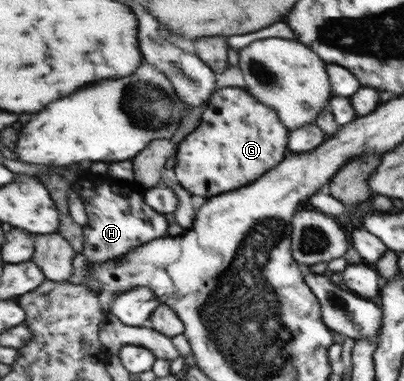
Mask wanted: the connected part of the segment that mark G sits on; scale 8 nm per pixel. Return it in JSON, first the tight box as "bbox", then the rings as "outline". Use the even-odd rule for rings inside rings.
{"bbox":[172,87,290,199],"outline":[[[238,87],[217,89],[218,91],[212,95],[208,109],[202,113],[202,125],[182,141],[176,165],[172,170],[173,177],[178,179],[178,183],[186,191],[207,199],[248,185],[254,179],[258,179],[264,171],[278,165],[288,153],[290,132],[283,123],[278,121],[276,113],[270,107],[258,103],[258,100],[248,95],[244,89],[238,89]]]}

